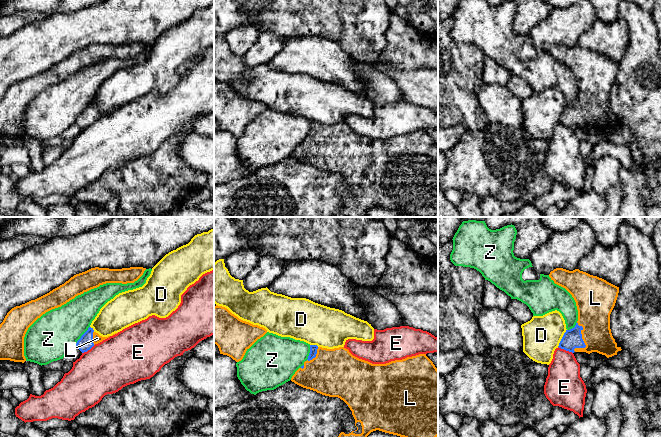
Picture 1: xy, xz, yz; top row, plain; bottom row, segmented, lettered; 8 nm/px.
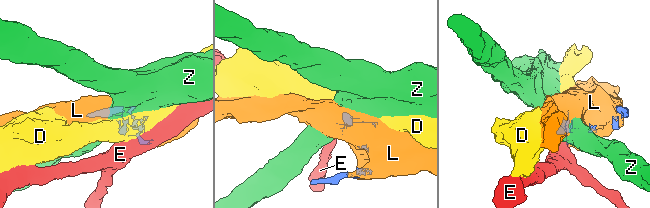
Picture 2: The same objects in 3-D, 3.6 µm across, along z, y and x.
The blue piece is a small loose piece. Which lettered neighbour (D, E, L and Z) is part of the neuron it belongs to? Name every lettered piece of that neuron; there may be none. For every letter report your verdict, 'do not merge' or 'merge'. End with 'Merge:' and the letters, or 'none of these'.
D: do not merge
E: do not merge
L: merge
Z: do not merge
Merge: L

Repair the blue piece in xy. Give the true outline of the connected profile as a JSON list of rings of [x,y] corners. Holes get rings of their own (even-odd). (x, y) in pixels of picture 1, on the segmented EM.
[[[89,327],[88,330],[77,341],[75,347],[84,353],[90,350],[95,344],[98,344],[109,337],[110,336],[102,337],[96,333],[93,328]]]

